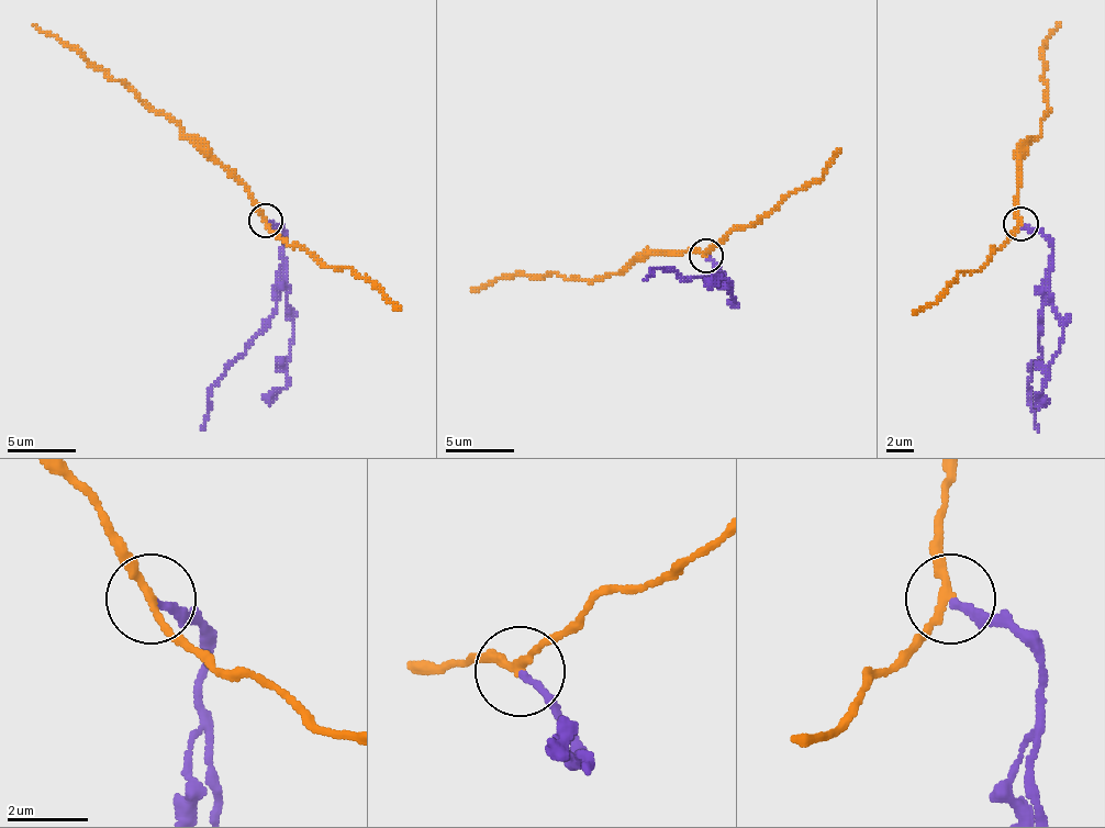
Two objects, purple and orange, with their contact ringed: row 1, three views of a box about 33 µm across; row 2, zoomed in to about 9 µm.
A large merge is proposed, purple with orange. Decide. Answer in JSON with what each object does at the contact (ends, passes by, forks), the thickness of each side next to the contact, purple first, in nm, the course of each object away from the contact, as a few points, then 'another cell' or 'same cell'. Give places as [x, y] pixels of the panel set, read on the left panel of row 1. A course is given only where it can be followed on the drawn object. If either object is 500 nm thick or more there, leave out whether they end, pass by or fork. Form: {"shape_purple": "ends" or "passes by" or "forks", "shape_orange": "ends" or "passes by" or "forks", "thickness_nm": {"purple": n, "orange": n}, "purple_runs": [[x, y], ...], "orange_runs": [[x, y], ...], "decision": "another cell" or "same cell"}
{"shape_purple": "ends", "shape_orange": "passes by", "thickness_nm": {"purple": 190, "orange": 180}, "purple_runs": [[266, 221], [282, 231], [276, 313], [211, 389], [201, 429]], "orange_runs": [[266, 221], [253, 193], [183, 132], [132, 90], [112, 80], [33, 25]], "decision": "another cell"}

